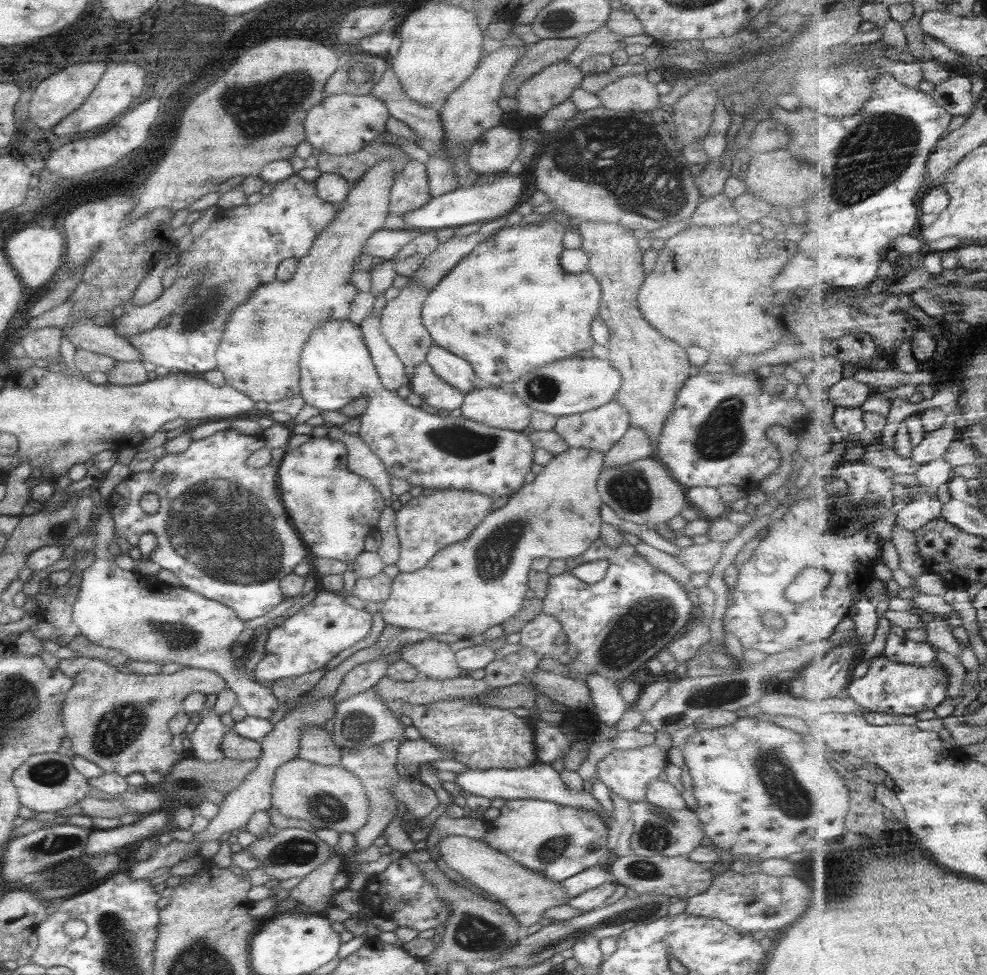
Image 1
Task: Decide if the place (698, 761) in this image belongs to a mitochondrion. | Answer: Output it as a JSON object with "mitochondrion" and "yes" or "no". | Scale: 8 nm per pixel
{"mitochondrion":"no"}

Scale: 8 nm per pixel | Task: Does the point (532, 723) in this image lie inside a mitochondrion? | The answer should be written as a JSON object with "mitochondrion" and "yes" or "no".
{"mitochondrion":"no"}

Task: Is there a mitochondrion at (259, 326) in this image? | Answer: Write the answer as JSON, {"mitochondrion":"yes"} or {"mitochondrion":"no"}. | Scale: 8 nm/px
{"mitochondrion":"yes"}

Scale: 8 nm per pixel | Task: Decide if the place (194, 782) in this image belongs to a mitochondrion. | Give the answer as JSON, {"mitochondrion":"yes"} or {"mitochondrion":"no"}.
{"mitochondrion":"yes"}

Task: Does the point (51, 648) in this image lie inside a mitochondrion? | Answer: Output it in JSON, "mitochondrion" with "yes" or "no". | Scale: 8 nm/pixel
{"mitochondrion":"no"}

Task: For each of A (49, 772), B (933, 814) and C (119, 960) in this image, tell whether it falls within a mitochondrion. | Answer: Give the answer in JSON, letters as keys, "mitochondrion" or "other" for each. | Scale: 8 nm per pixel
{"A":"mitochondrion","B":"other","C":"mitochondrion"}

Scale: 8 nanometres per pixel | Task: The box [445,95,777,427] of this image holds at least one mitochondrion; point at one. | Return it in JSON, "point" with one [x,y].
{"point":[604,150]}

